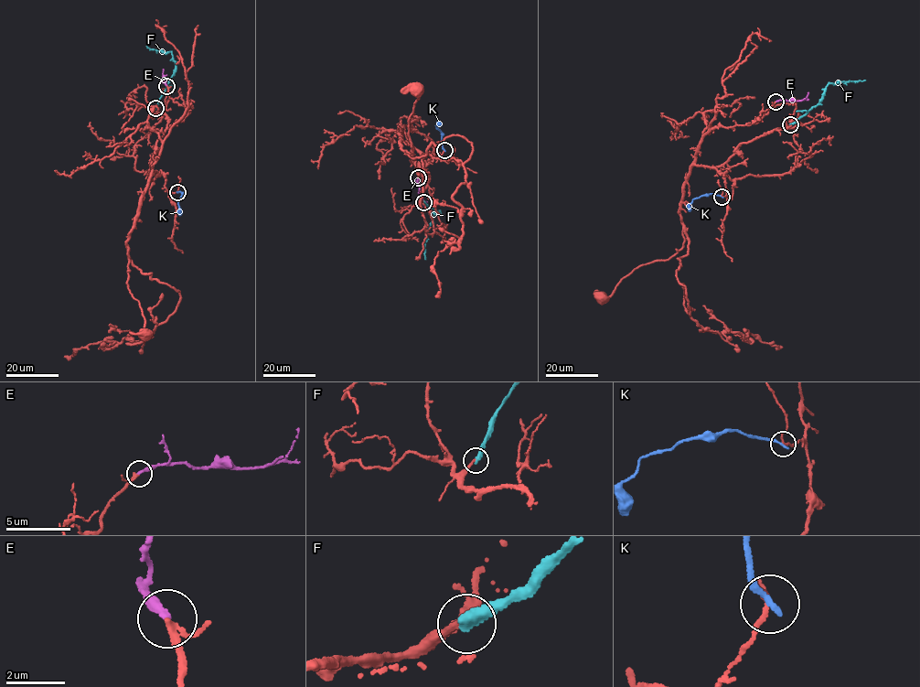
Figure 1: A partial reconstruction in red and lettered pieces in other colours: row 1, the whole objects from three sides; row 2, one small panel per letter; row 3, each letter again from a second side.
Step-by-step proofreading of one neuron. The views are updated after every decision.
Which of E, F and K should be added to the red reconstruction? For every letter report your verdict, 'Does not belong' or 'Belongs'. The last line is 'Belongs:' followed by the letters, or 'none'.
E: Belongs
F: Belongs
K: Does not belong
Belongs: E, F

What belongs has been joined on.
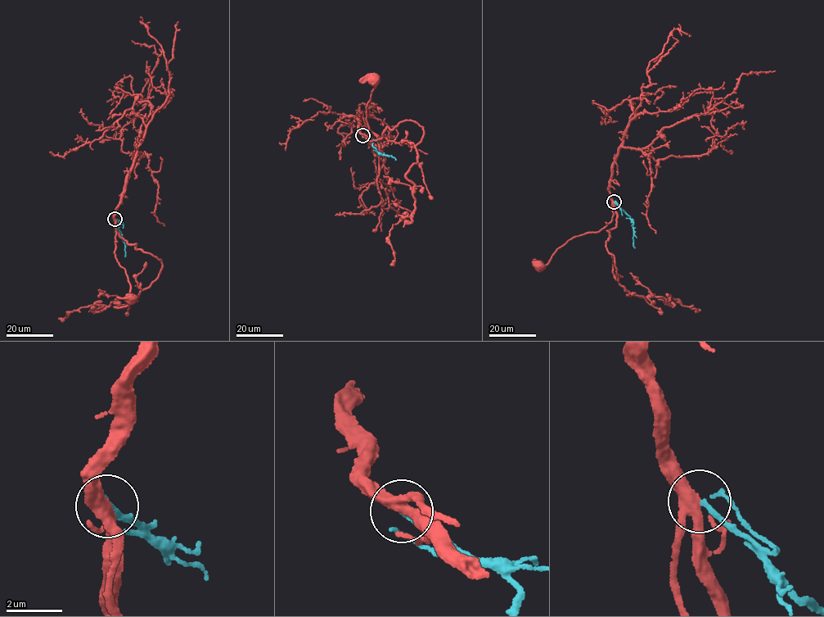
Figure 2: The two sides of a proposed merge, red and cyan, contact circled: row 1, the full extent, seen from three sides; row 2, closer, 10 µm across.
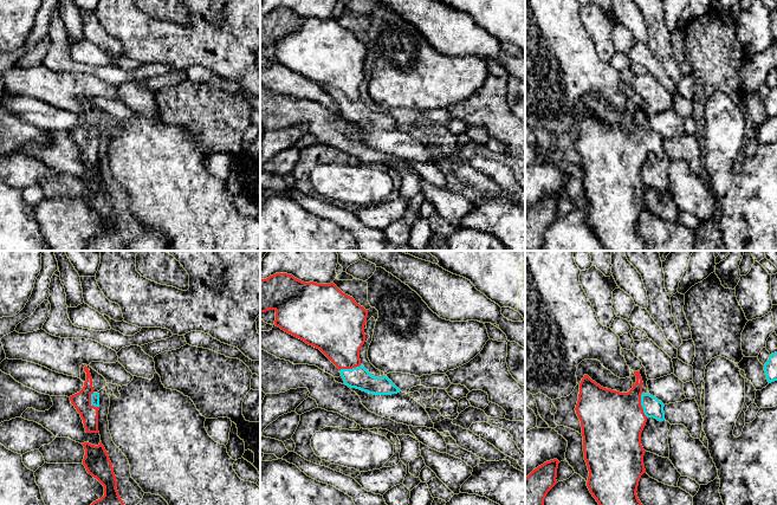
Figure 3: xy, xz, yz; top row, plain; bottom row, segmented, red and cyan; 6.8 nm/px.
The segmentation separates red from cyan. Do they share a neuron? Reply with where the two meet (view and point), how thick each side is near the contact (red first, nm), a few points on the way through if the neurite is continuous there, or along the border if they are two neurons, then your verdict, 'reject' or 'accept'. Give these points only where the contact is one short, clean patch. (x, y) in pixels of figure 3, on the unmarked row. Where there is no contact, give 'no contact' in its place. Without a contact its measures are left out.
meets red in yz at (641, 141); 420 nm thick on the red side, 130 nm on the other; runs through yz (612, 157), (641, 141), (652, 142); accept

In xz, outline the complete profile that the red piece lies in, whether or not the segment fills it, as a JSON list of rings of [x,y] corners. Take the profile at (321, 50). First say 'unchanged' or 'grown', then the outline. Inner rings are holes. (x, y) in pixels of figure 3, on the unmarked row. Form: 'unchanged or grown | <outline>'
grown | [[[287,8],[260,14],[260,47],[268,45],[276,46],[276,61],[319,84],[339,104],[345,121],[374,130],[401,127],[387,111],[375,112],[361,99],[360,85],[365,77],[368,45],[334,18],[304,18]]]

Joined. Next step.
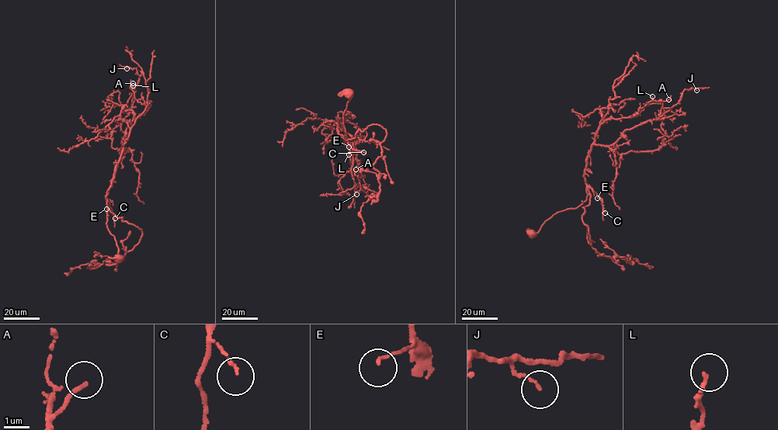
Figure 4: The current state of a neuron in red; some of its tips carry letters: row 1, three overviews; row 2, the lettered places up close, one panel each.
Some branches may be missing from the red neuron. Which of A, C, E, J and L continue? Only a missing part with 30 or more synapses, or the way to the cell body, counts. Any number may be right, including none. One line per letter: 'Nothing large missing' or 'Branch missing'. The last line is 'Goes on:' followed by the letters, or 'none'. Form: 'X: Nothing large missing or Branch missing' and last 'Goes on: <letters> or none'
A: Nothing large missing
C: Nothing large missing
E: Nothing large missing
J: Nothing large missing
L: Nothing large missing
Goes on: none

